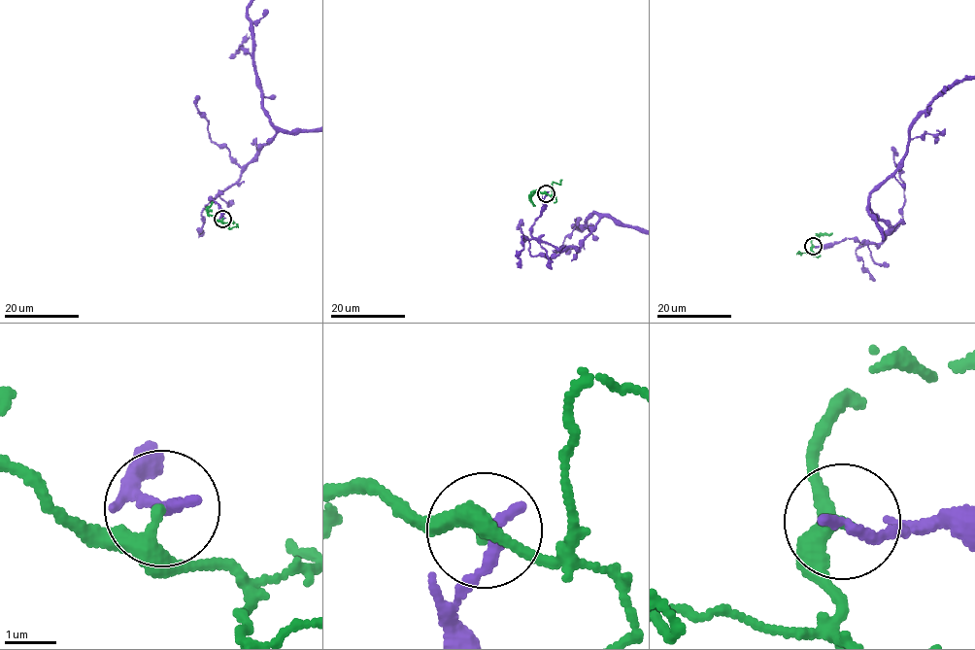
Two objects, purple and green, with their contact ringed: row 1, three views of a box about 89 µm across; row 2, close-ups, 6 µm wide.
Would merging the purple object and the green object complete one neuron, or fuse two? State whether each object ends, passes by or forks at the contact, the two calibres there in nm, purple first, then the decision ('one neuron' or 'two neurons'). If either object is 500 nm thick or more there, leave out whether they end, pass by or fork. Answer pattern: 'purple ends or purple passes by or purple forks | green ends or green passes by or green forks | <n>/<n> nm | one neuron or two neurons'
purple ends | green passes by | 280/240 nm | two neurons

